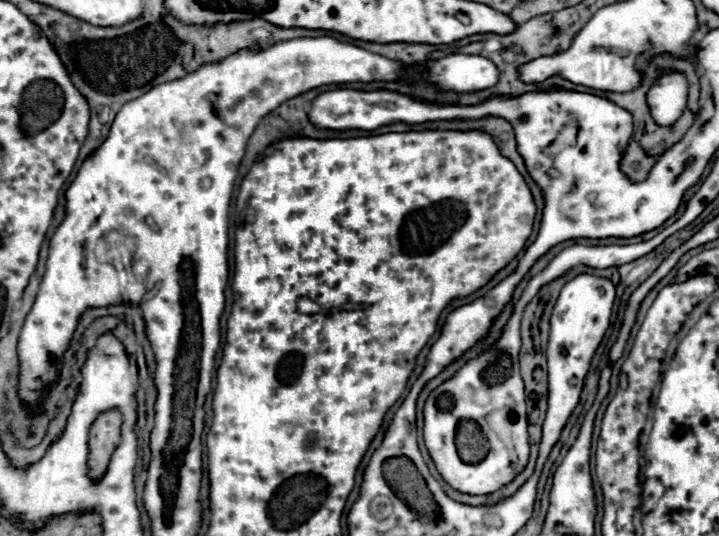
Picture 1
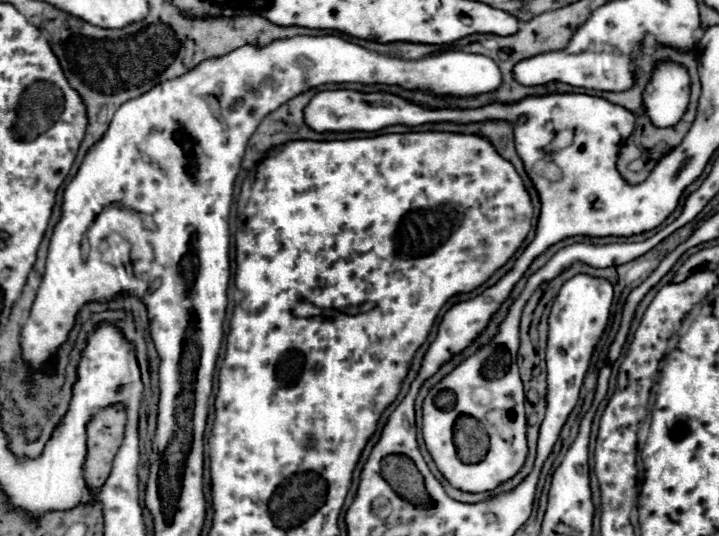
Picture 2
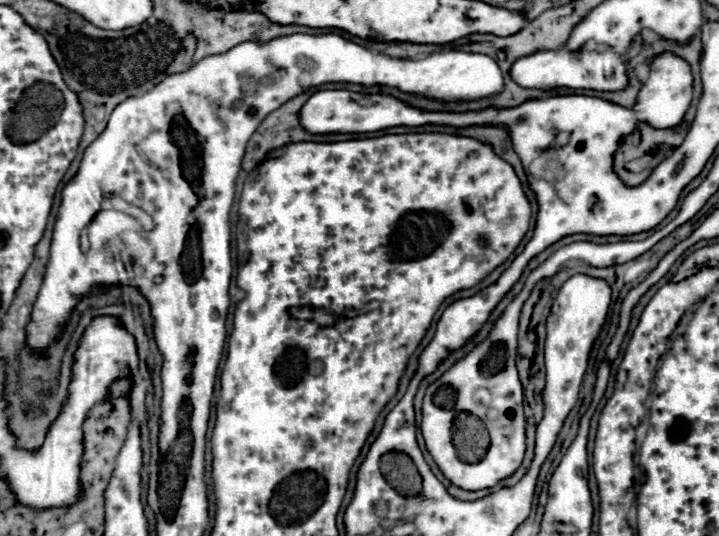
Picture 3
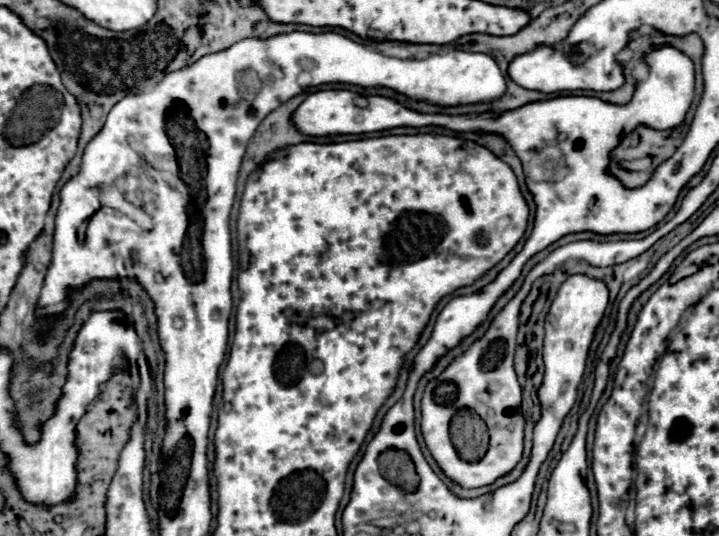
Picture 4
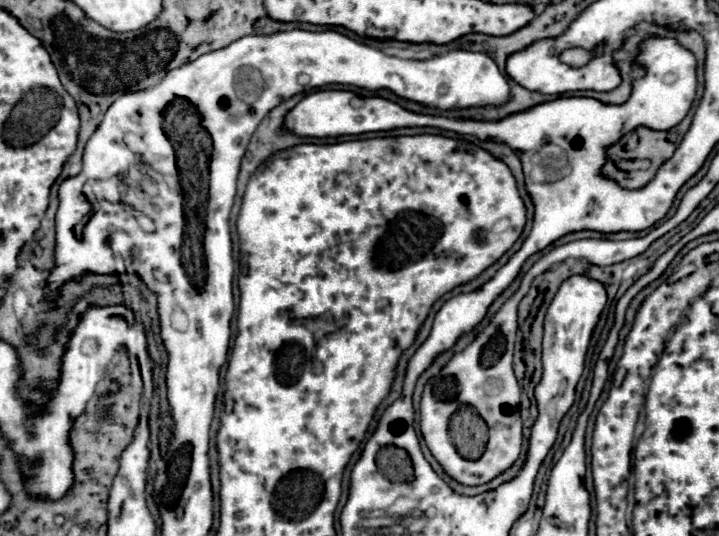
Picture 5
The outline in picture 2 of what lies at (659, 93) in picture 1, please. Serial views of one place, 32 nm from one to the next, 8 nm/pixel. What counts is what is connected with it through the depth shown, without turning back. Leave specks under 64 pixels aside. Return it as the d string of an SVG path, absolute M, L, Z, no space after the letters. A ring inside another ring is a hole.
M656 62L642 92L644 112L658 128L678 124L690 100L690 74L680 62Z

